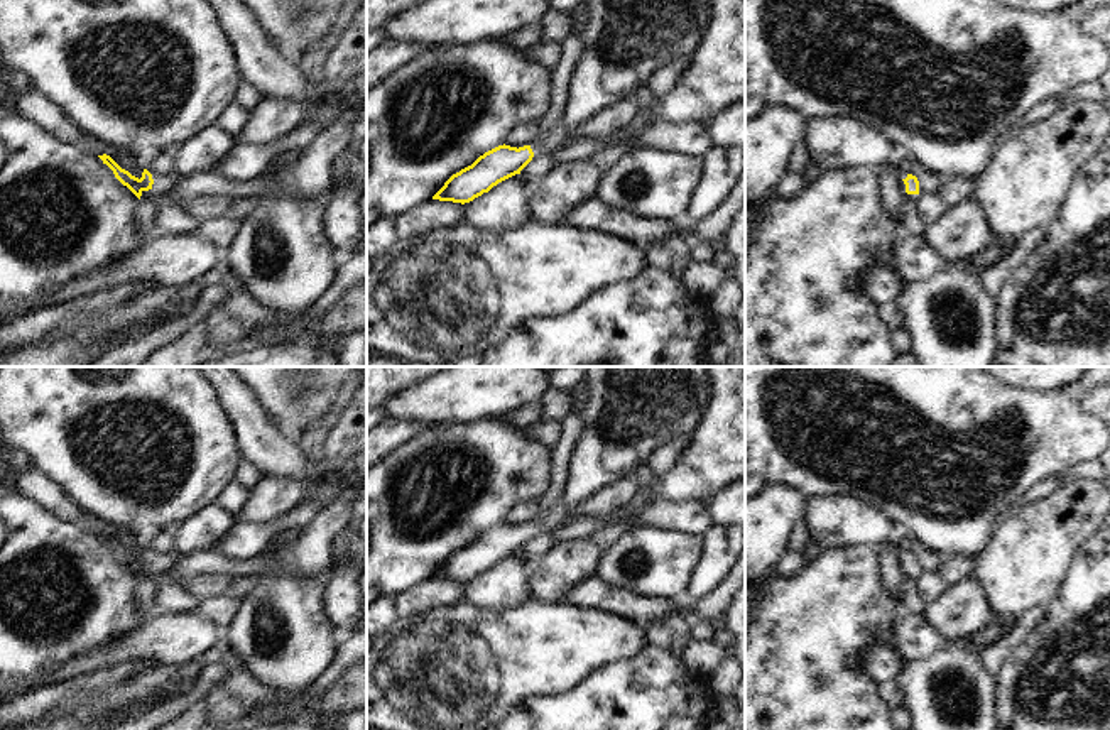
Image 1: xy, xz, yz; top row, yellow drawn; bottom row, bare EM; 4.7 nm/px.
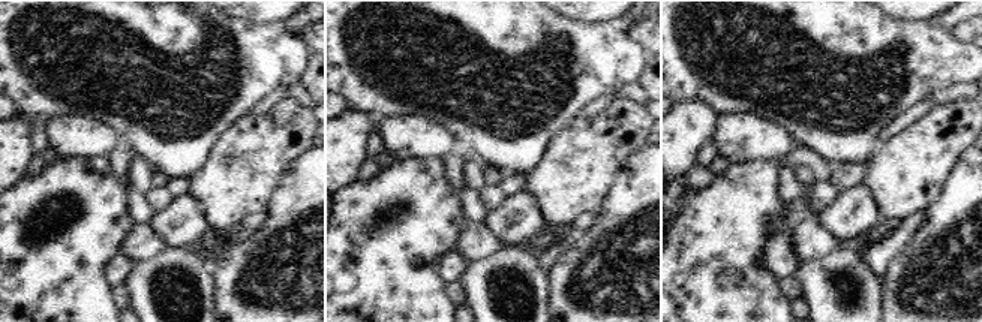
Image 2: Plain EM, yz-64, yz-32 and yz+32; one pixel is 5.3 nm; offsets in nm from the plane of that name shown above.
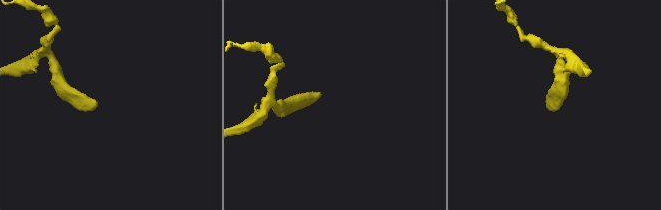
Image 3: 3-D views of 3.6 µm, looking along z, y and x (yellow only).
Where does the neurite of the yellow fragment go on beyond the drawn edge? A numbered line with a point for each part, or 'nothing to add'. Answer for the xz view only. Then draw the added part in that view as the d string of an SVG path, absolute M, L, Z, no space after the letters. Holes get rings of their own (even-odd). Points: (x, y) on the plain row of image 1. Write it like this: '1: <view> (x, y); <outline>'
1: xz (627, 413); M586 367L574 411L583 428L569 456L563 497L536 524L534 536L564 524L568 512L603 487L635 473L662 444L691 439L708 402L708 367Z

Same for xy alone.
1: xy (161, 563); M171 553L167 556L152 554L152 558L154 558L152 568L161 571L162 575L167 575L174 563L181 558L181 554L177 553Z

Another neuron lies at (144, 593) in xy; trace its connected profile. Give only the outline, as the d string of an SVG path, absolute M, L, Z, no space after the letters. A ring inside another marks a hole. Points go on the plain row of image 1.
M139 578L133 588L133 610L137 613L150 613L155 610L155 591L157 586L147 578Z

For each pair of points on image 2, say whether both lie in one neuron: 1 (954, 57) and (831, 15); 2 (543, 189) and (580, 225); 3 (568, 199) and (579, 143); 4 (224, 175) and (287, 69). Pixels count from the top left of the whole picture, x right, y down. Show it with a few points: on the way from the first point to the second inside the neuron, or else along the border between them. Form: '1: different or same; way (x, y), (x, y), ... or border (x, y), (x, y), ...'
1: same; way (924, 56), (904, 36), (861, 36)
2: different; border (592, 213), (583, 213), (570, 225)
3: same; way (568, 186), (579, 168), (579, 156)
4: different; border (246, 114), (237, 119), (219, 138)

